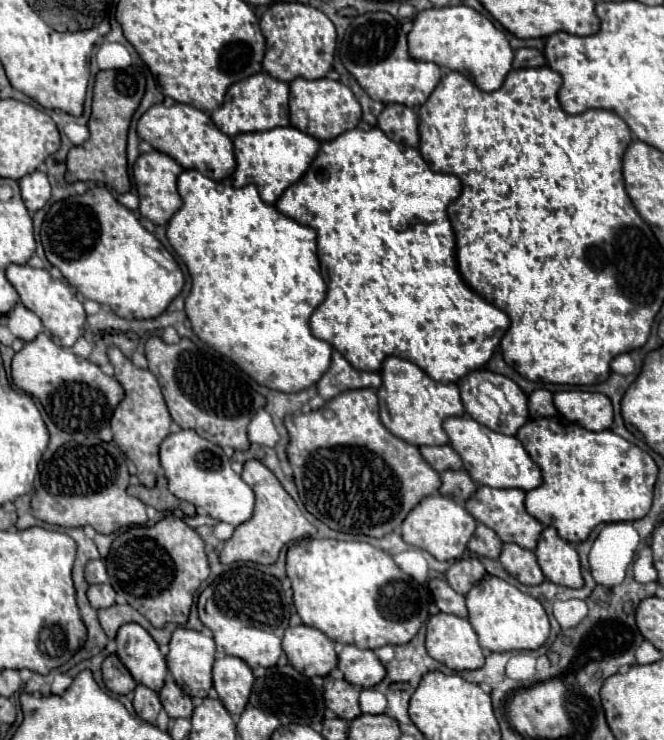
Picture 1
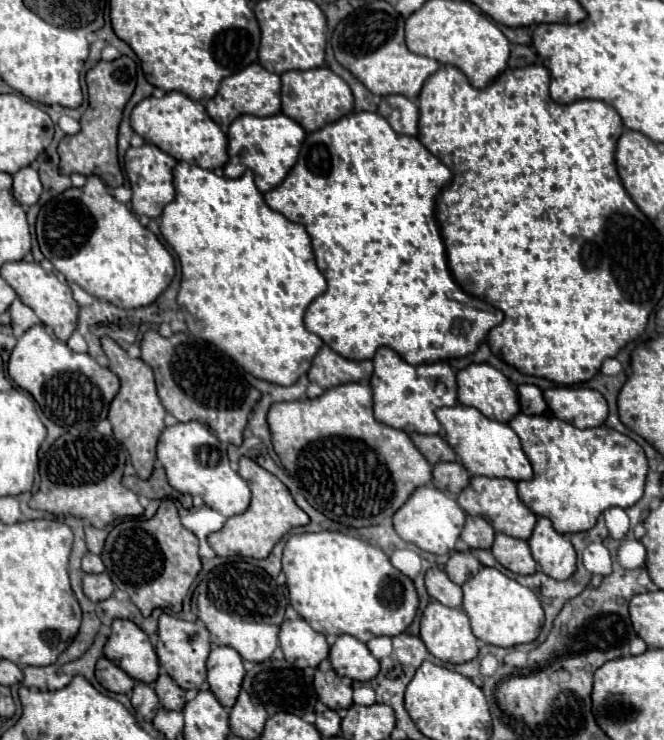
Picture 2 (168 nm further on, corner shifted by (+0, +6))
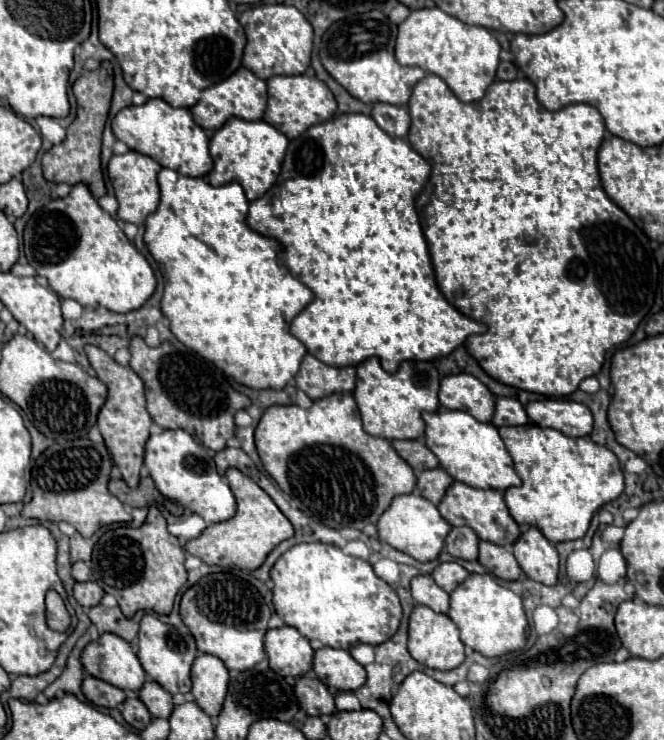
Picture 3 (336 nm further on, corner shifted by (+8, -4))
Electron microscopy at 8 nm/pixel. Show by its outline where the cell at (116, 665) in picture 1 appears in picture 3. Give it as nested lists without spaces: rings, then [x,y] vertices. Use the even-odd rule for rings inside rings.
[[[92,675],[84,677],[82,683],[82,693],[86,695],[88,701],[92,701],[98,707],[118,707],[126,699],[126,693],[102,679],[96,679]]]

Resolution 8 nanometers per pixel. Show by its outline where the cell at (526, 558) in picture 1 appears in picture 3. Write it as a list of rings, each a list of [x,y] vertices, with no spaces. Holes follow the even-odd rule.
[[[480,541],[480,555],[478,561],[496,577],[516,581],[522,577],[522,569],[512,553],[510,547],[504,545],[494,545],[488,541]]]

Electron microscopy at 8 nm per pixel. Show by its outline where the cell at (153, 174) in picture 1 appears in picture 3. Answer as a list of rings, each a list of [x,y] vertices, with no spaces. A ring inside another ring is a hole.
[[[128,151],[126,155],[112,155],[110,163],[108,163],[108,177],[114,185],[116,191],[116,199],[120,203],[118,207],[118,219],[134,223],[134,225],[144,225],[146,217],[152,215],[158,209],[160,203],[160,187],[158,187],[158,171],[162,167],[136,151]]]

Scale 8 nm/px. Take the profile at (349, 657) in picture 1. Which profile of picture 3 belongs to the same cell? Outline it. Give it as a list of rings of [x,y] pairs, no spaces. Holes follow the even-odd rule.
[[[322,647],[314,655],[318,679],[336,691],[356,691],[366,683],[366,669],[346,651]]]

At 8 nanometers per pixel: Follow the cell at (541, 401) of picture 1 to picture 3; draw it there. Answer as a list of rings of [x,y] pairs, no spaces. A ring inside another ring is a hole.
[[[498,397],[496,399],[496,415],[492,419],[492,423],[496,423],[496,427],[526,425],[528,421],[530,421],[528,413],[518,399],[512,399],[512,397]]]

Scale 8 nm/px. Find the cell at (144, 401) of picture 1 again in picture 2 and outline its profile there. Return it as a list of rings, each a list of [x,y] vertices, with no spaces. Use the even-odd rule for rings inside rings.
[[[102,337],[100,341],[102,341],[102,349],[104,349],[106,357],[110,359],[108,369],[112,369],[112,373],[116,373],[120,377],[120,391],[110,405],[108,421],[112,423],[114,437],[128,449],[130,461],[132,461],[138,477],[148,479],[154,469],[156,443],[158,443],[160,433],[164,431],[164,415],[166,415],[166,409],[162,407],[158,393],[156,393],[154,373],[142,359],[128,357],[126,351],[110,337]]]

